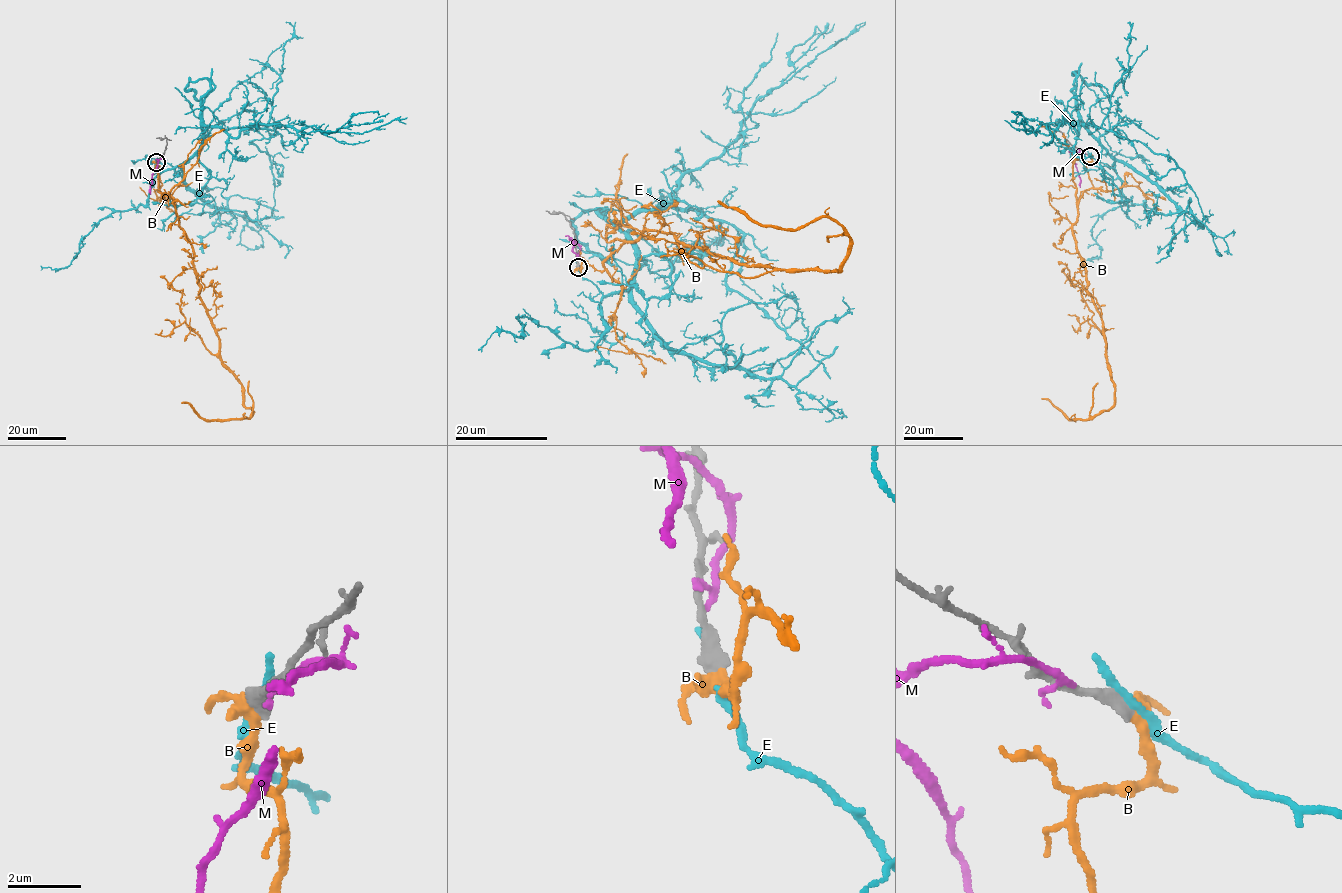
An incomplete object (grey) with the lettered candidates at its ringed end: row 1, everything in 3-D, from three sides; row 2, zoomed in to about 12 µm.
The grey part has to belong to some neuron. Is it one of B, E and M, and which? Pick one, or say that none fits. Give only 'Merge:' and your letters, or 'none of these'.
Merge: B

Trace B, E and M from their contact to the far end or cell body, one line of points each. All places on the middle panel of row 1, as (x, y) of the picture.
B: (578, 268), (602, 271), (646, 231), (744, 265), (840, 271), (849, 238), (834, 220), (763, 227), (717, 201)
E: (577, 265), (619, 293), (636, 256), (620, 225), (669, 207), (724, 220), (743, 236), (726, 284), (830, 379)
M: (577, 258), (580, 247), (570, 238), (574, 252), (582, 259)

